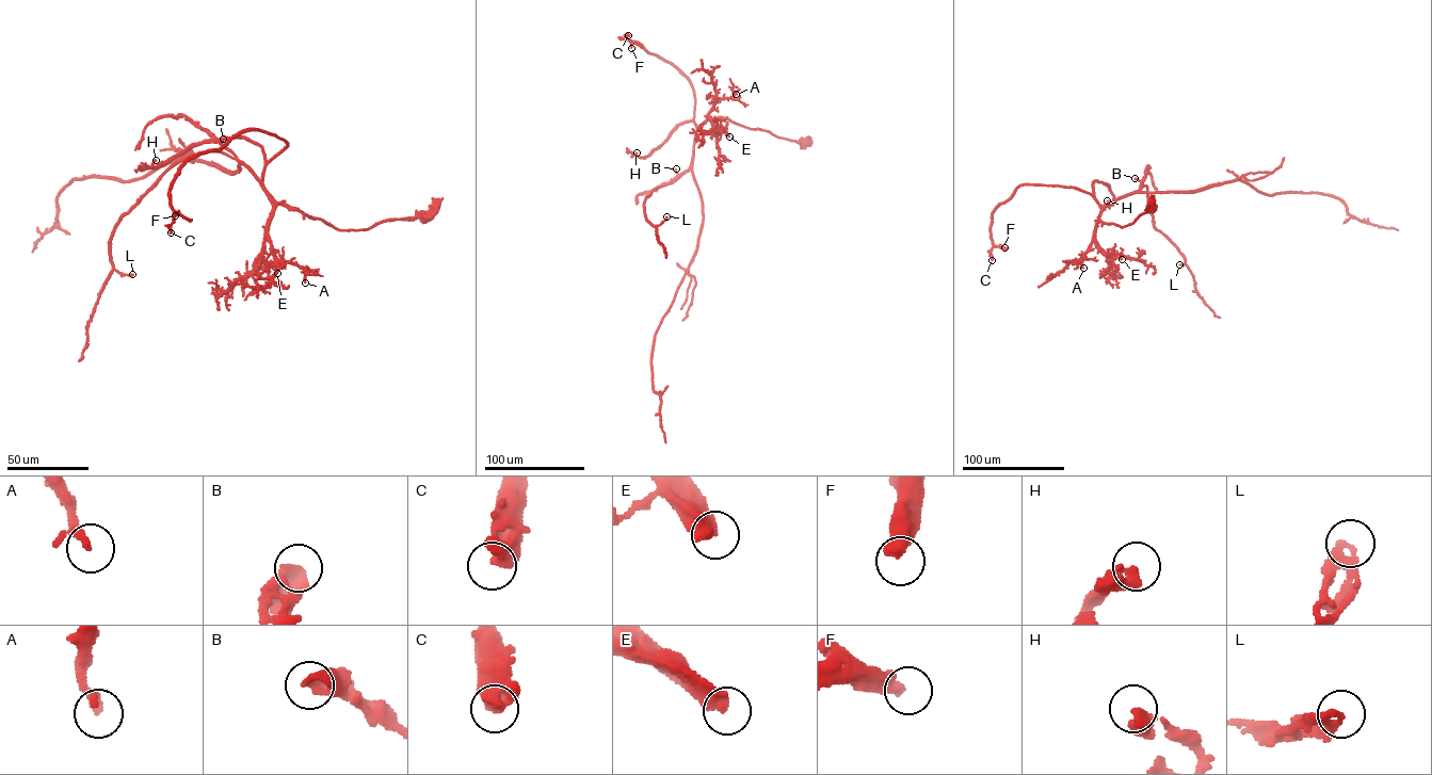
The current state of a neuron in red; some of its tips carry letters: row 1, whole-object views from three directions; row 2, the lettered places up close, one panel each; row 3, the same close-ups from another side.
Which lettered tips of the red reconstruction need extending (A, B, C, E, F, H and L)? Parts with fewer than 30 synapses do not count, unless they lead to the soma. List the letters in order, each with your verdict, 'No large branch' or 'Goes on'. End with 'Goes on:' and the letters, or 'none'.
A: No large branch
B: No large branch
C: No large branch
E: Goes on
F: No large branch
H: No large branch
L: No large branch
Goes on: E

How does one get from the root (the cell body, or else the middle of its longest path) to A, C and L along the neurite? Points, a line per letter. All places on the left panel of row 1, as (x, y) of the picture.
A: (240, 170), (240, 164), (250, 166), (271, 200), (268, 230), (271, 253), (279, 261), (306, 268), (305, 283)
C: (240, 170), (244, 163), (261, 180), (288, 143), (250, 129), (192, 157), (171, 189), (171, 232)
L: (240, 170), (236, 159), (206, 151), (177, 161), (163, 174), (122, 216), (112, 235), (112, 267), (132, 274)

